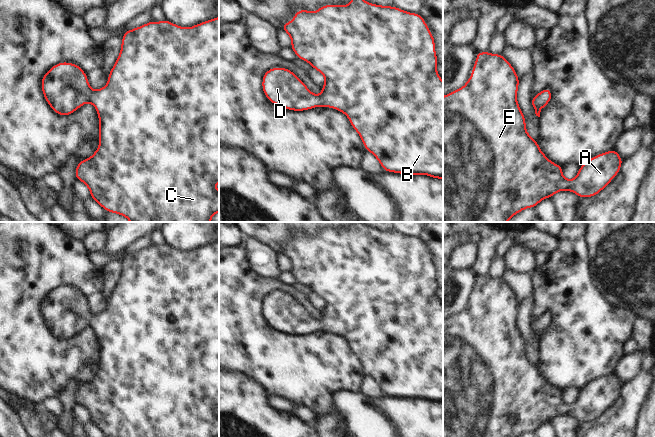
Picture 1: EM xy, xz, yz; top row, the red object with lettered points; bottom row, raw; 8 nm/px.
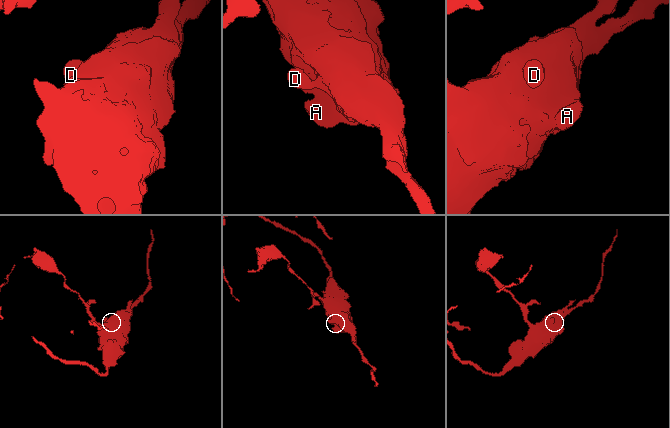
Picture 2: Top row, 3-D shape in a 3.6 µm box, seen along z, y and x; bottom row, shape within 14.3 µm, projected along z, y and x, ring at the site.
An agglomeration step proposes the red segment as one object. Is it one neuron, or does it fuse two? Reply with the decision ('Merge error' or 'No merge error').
No merge error.

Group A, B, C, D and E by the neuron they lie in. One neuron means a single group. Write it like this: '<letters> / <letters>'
A B C D E

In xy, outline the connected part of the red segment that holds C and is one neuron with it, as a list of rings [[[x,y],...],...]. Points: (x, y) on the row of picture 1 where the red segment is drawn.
[[[219,16],[189,28],[164,19],[160,22],[151,20],[142,26],[126,30],[121,41],[121,51],[103,88],[94,91],[89,85],[87,74],[79,65],[59,62],[43,75],[41,90],[50,108],[61,116],[71,115],[87,102],[96,108],[99,145],[92,156],[78,162],[74,175],[76,180],[88,187],[90,198],[106,212],[120,214],[130,222],[211,222],[213,215],[219,212],[219,190],[213,188],[219,183]]]

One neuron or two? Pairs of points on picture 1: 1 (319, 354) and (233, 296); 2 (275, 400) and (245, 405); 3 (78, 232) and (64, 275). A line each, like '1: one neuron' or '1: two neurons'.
1: one neuron
2: two neurons
3: two neurons

